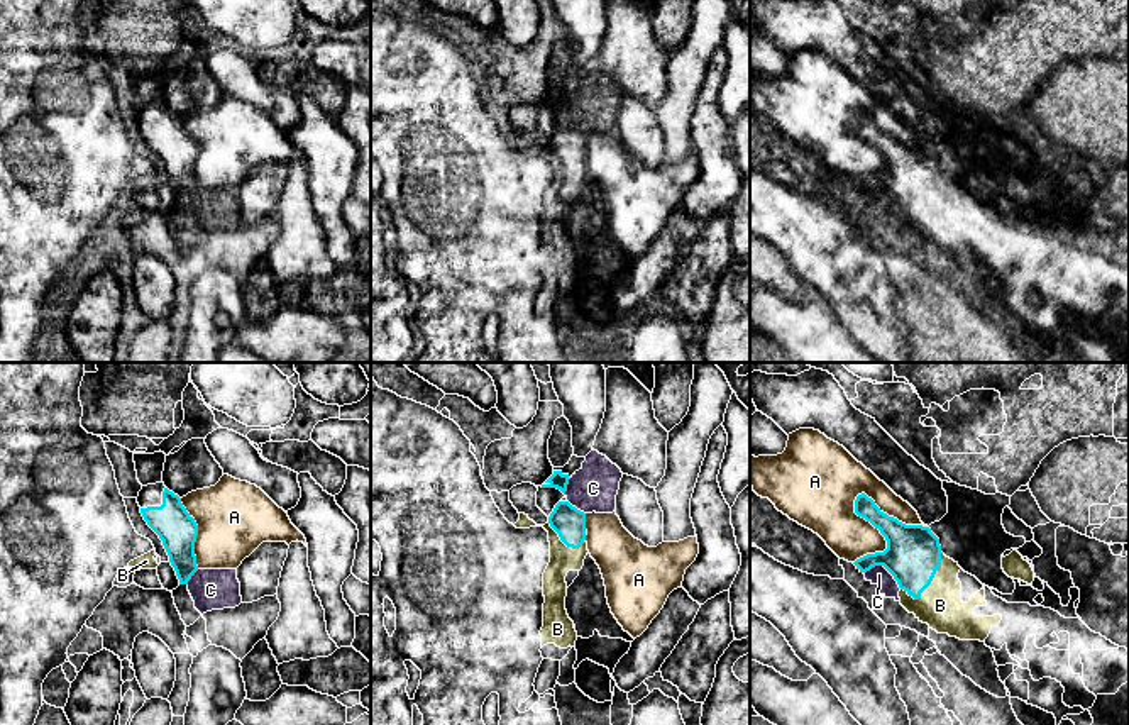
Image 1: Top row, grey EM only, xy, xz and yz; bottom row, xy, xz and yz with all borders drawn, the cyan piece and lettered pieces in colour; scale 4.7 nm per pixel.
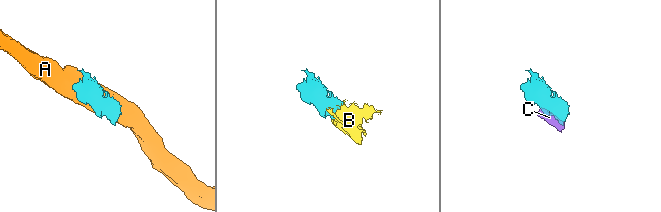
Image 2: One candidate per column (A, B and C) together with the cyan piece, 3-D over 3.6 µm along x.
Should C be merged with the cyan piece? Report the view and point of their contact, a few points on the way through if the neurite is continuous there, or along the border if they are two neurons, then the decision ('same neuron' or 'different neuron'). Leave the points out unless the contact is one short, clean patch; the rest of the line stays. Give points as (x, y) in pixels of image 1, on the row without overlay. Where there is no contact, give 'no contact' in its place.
yz (884, 187) | along yz (864, 192), (882, 187), (901, 209) | different neuron

